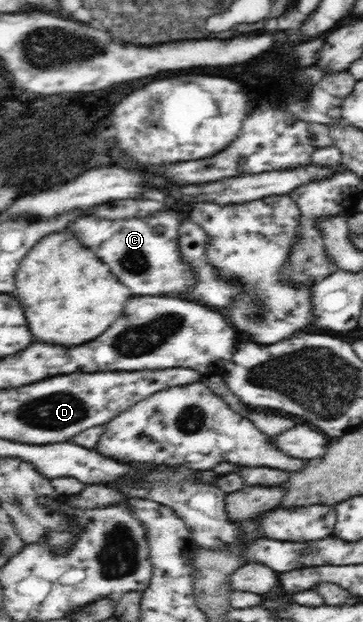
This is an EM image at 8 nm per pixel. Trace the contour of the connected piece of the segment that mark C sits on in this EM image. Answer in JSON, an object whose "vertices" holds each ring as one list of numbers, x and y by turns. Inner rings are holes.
{"vertices":[[161,211,147,215,147,219,97,219,97,217,81,217,73,223,69,223,69,231,85,243,105,265,109,265,109,271,131,289,133,295,163,295,163,293,183,293,189,291,196,282,192,267,184,262,180,254,180,243,178,243,178,231,182,224,181,219,175,211]]}

